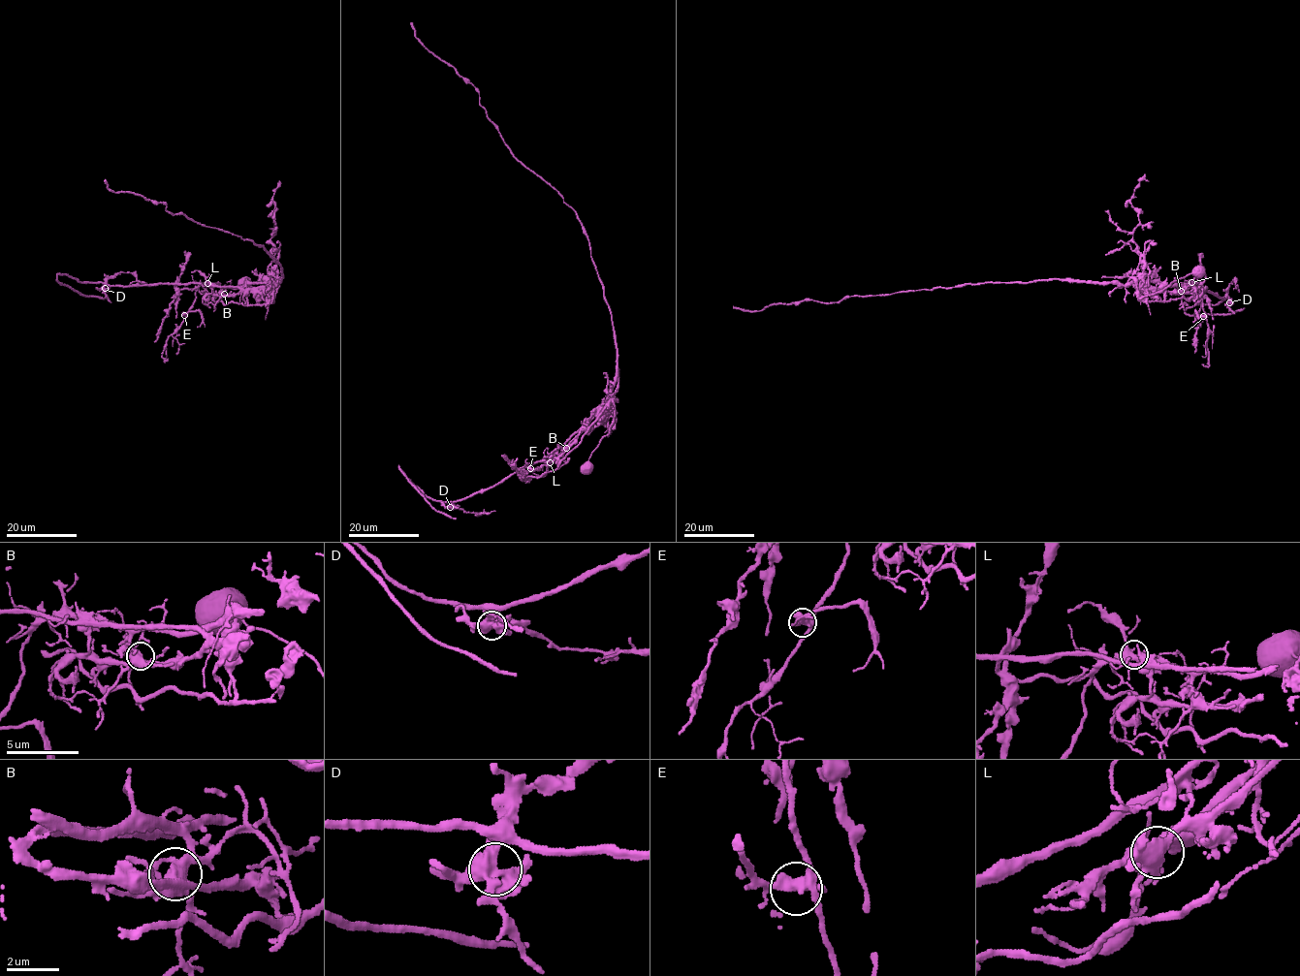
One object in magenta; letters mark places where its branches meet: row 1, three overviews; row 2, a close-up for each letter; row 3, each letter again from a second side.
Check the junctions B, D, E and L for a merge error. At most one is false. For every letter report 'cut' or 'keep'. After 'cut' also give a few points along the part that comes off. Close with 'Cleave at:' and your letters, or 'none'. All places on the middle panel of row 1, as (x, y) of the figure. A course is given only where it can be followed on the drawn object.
B: cut | (567, 448), (617, 371), (588, 236), (563, 198), (514, 155), (479, 91), (411, 23)
D: keep
E: keep
L: keep
Cleave at: B

